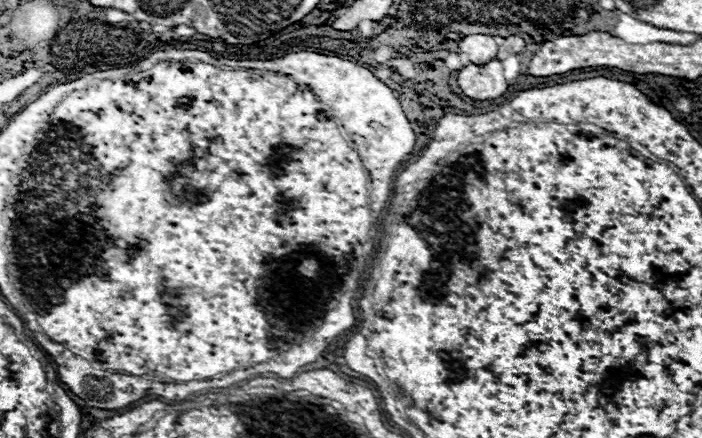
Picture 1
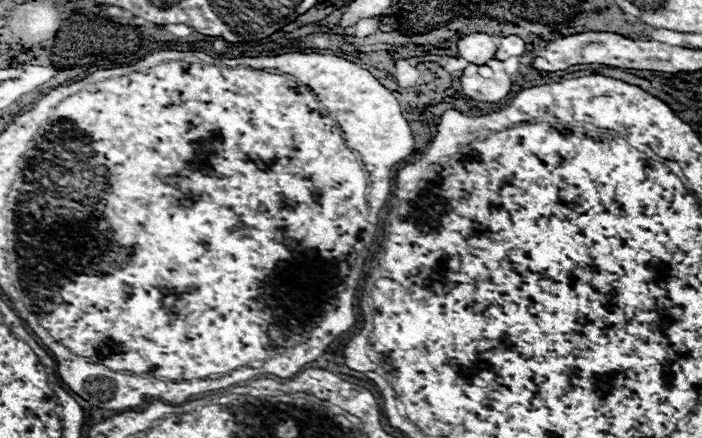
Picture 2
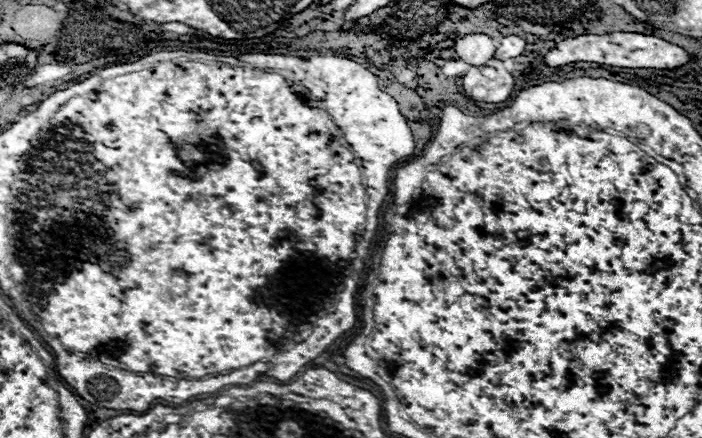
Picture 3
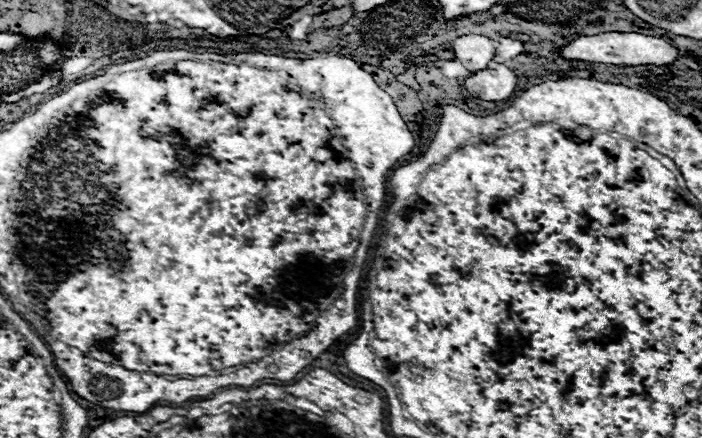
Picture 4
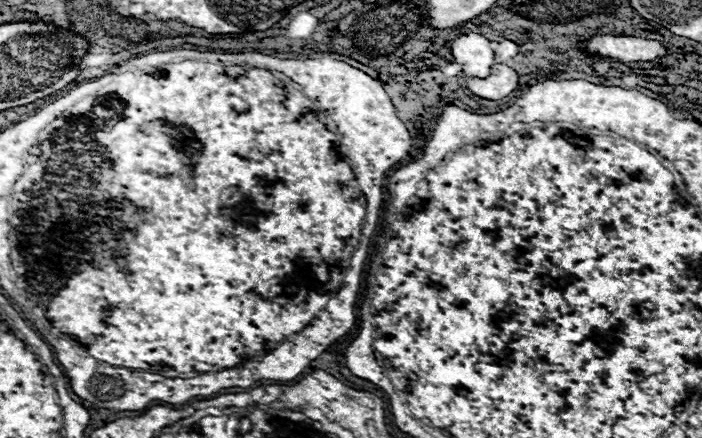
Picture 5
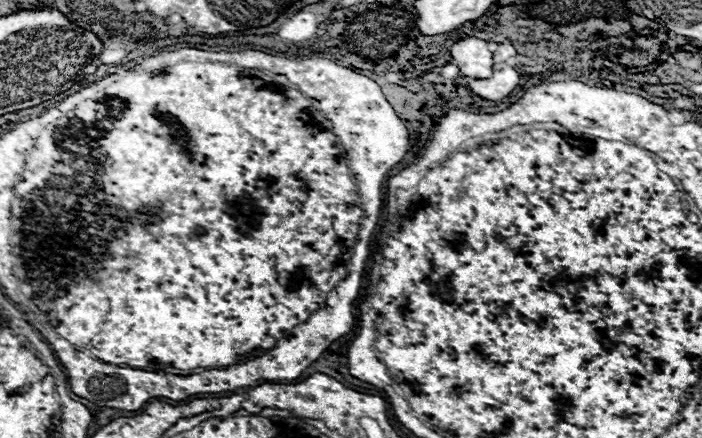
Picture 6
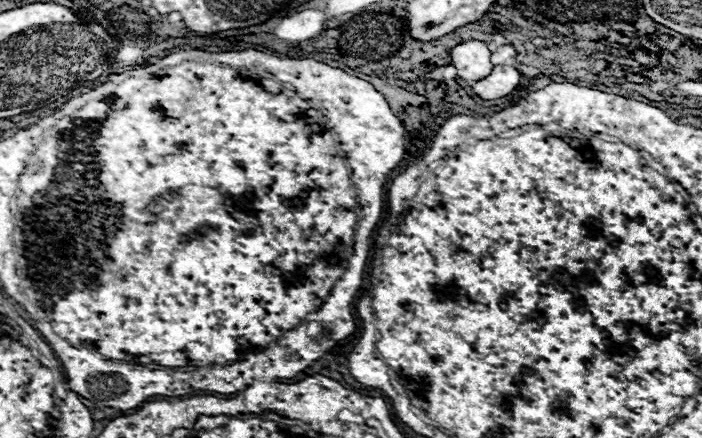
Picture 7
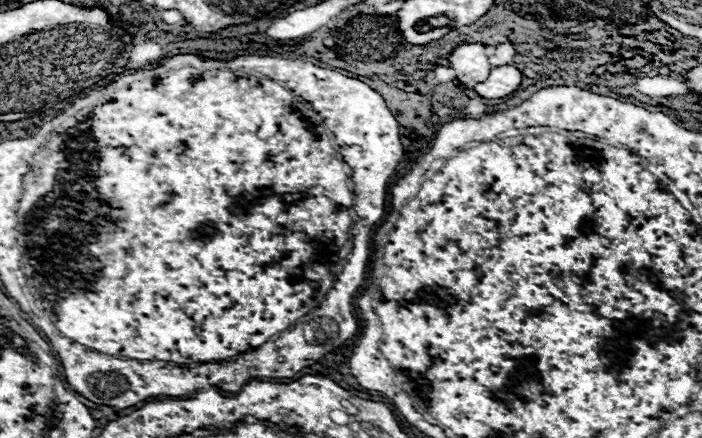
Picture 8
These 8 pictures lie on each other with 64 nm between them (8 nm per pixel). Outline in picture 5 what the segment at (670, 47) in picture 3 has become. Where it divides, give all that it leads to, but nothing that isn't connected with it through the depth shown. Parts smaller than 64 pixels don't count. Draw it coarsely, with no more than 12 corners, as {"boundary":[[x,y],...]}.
{"boundary":[[592,36],[588,52],[622,62],[654,60],[664,46],[636,36]]}

